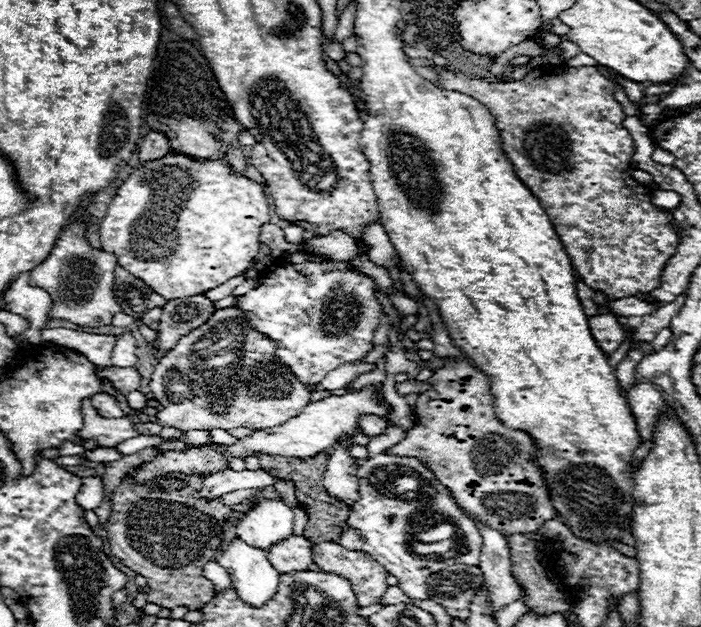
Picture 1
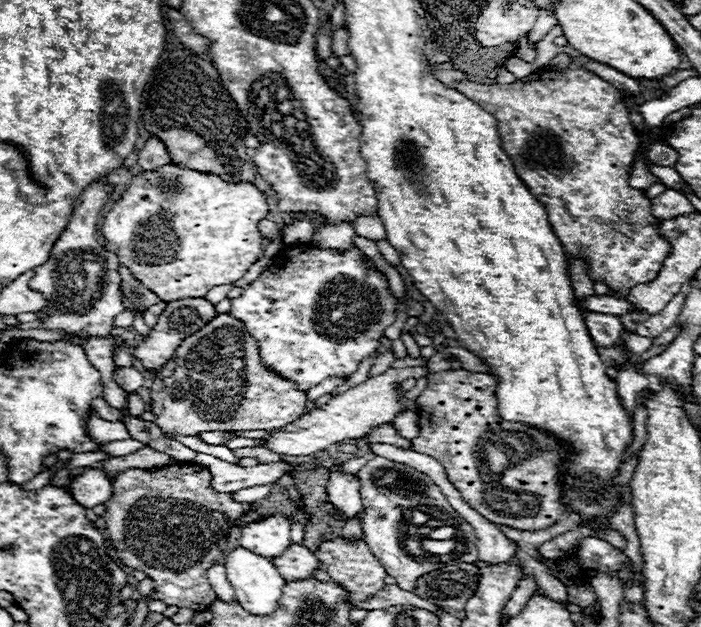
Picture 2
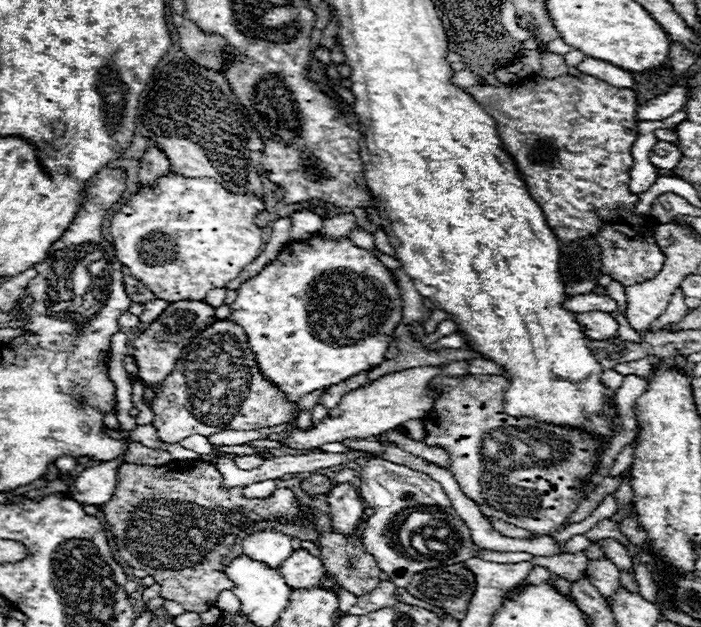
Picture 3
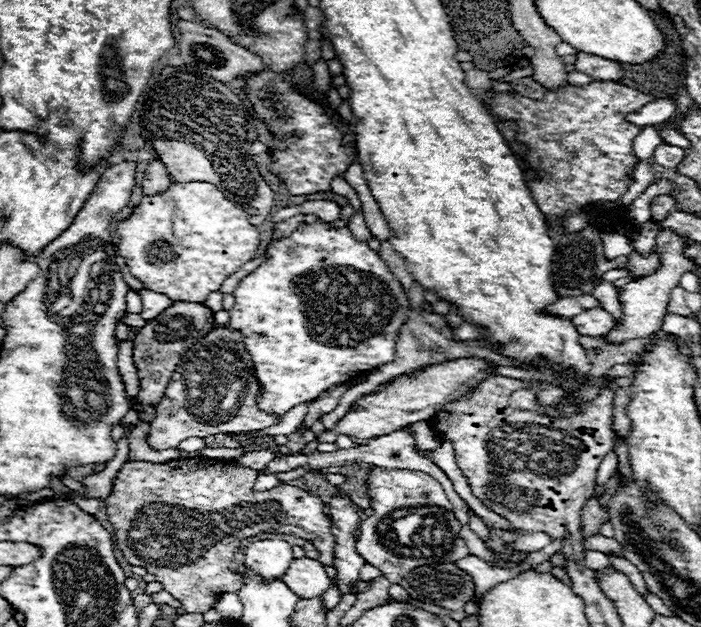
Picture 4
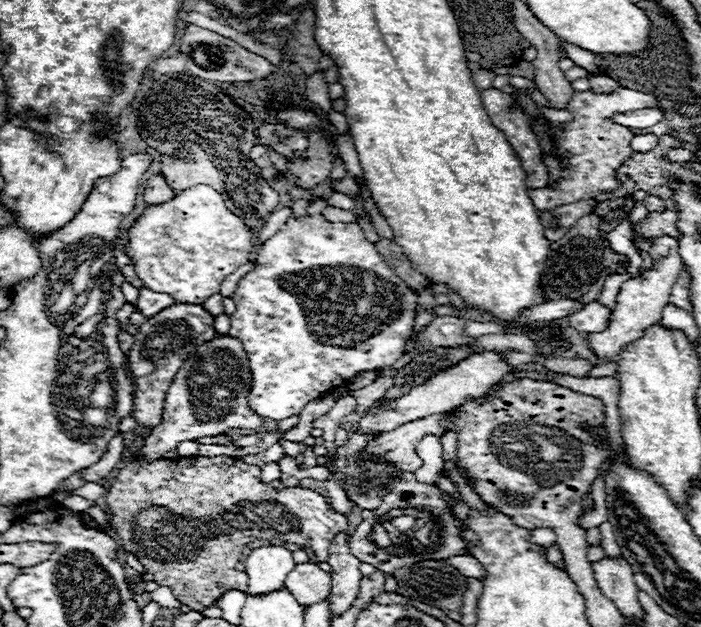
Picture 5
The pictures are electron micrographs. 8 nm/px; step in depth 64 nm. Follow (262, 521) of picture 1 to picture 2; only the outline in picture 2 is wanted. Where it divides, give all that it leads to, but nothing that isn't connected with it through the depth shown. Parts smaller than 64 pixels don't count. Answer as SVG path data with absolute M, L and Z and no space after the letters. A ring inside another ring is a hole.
M282 514L252 522L242 530L240 546L248 548L258 556L274 560L282 556L290 546L290 524Z

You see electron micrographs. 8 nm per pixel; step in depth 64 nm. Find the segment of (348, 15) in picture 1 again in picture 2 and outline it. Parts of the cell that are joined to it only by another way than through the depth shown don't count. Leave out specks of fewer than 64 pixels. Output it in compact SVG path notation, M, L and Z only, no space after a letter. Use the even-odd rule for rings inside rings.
M340 28L340 30L334 32L334 36L332 36L332 52L338 58L348 54L348 32L346 32L346 28Z

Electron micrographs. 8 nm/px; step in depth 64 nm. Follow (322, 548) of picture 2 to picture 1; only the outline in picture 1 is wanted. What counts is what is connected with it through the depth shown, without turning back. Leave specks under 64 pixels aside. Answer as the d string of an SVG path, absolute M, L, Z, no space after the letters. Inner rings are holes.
M322 542L311 548L312 558L320 570L324 572L332 572L336 576L342 576L350 582L352 586L352 592L358 600L360 606L370 606L370 604L376 604L382 594L386 592L388 584L386 584L386 576L388 572L376 562L372 560L368 554L364 554L362 550L346 550L344 546L340 544L334 544L334 542Z

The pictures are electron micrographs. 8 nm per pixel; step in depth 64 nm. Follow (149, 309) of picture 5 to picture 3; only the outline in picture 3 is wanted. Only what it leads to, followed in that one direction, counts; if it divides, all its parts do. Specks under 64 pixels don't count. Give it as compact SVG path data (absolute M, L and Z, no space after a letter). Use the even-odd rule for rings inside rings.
M154 298L154 300L146 302L144 312L140 314L140 320L142 320L144 324L150 324L152 320L156 320L156 318L168 308L168 304L170 304L170 302L166 302L166 300L162 300L162 298Z

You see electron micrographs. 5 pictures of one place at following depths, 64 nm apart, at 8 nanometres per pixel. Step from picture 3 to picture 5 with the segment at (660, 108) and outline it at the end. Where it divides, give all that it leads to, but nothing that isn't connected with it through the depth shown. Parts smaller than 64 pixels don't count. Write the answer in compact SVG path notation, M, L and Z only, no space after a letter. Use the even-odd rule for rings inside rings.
M644 108L644 110L636 110L636 112L620 112L612 116L612 122L626 126L626 128L650 128L654 124L658 124L664 118L662 110L652 110L652 108Z

